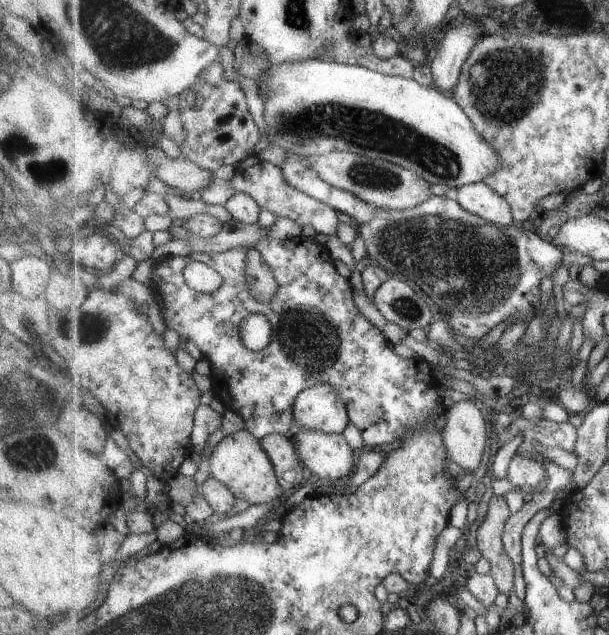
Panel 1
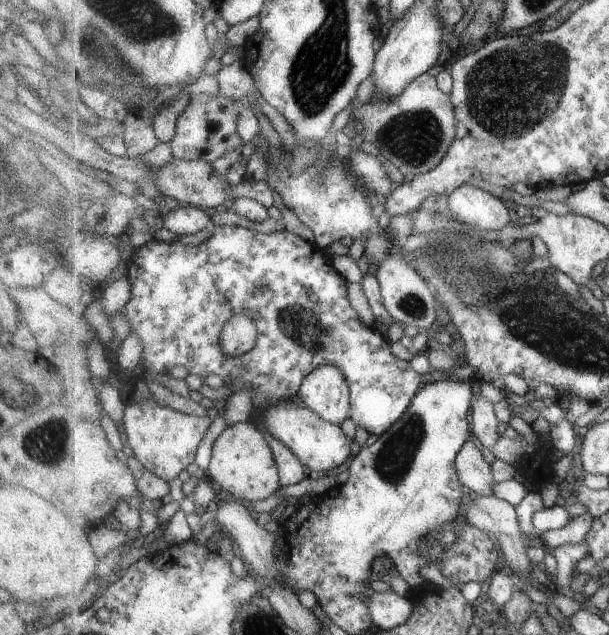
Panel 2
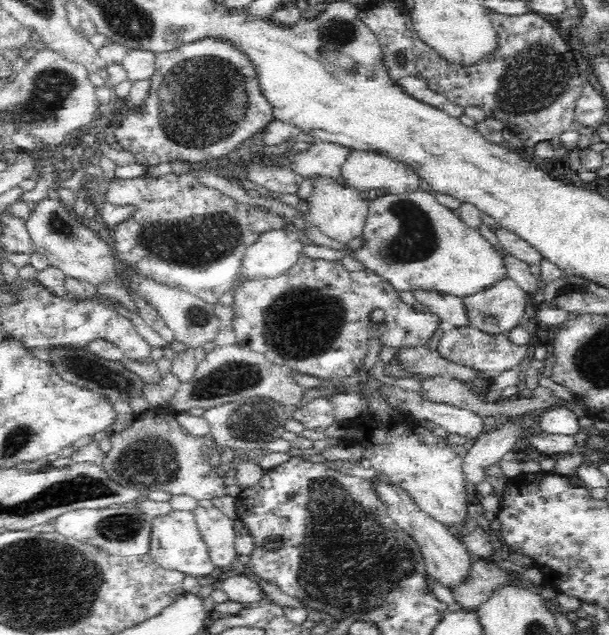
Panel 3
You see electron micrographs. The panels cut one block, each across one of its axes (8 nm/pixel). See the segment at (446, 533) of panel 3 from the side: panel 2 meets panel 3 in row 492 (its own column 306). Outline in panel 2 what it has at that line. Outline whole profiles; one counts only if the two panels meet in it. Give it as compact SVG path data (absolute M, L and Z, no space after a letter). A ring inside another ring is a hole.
M324 363L305 377L297 399L336 425L350 418L350 384L338 364Z

